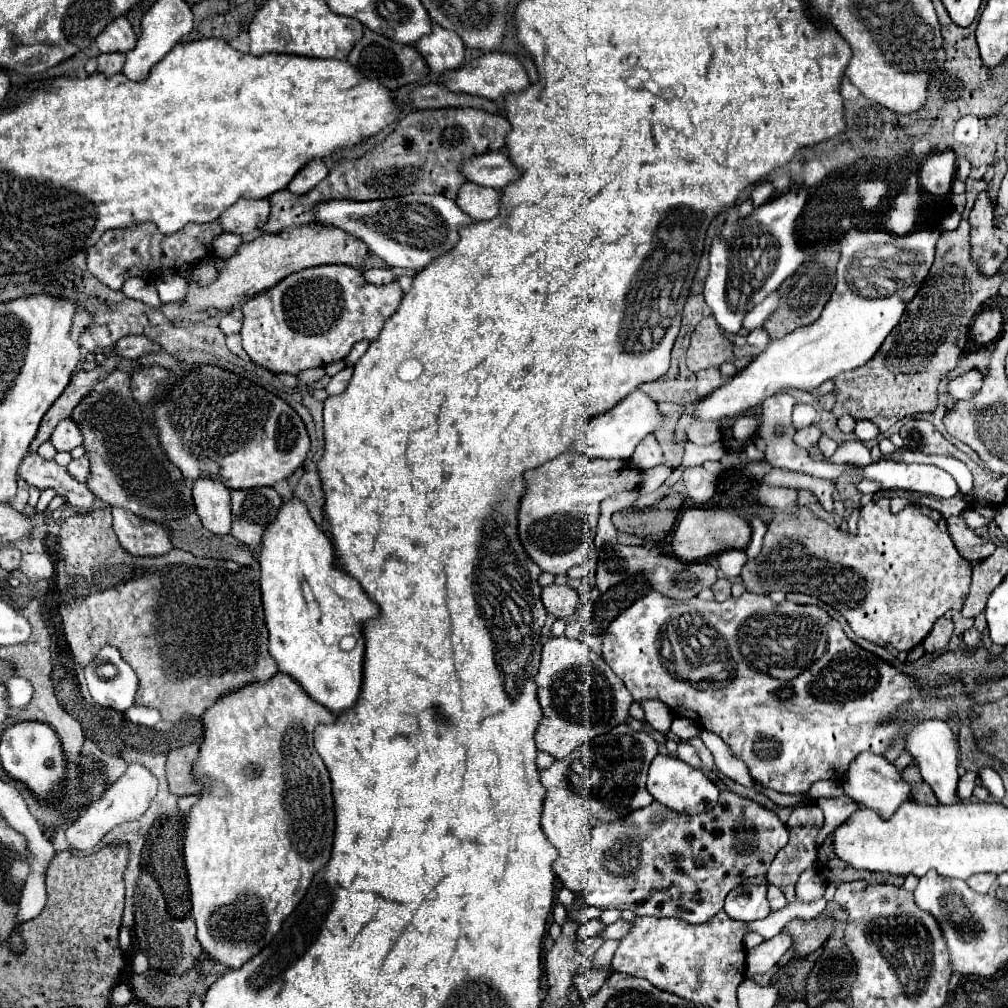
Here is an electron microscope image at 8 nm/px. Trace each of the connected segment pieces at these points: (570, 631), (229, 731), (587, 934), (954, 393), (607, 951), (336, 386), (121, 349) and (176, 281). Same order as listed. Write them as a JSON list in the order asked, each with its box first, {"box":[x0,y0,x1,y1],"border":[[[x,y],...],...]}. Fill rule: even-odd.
[{"box":[542,583,578,636],"border":[[[556,583],[542,587],[542,603],[546,607],[546,613],[566,622],[564,635],[576,636],[578,632],[574,632],[574,623],[569,620],[578,607],[578,593],[572,587],[556,585]]]},{"box":[184,673,336,969],"border":[[[278,673],[270,683],[226,695],[206,711],[202,721],[206,731],[196,775],[208,785],[188,813],[184,833],[192,917],[202,949],[228,969],[240,969],[272,943],[282,923],[304,899],[318,869],[330,861],[336,829],[334,799],[330,775],[314,749],[314,729],[320,723],[334,723],[336,717],[308,699],[298,683]]]},{"box":[578,919,604,939],"border":[[[592,919],[584,925],[580,925],[578,929],[578,937],[580,939],[594,939],[594,937],[602,937],[602,931],[604,931],[604,923],[600,919]]]},{"box":[948,369,984,399],"border":[[[972,369],[960,375],[958,379],[952,379],[948,383],[948,391],[950,391],[950,397],[954,399],[972,399],[980,391],[982,383],[984,383],[984,373]]]},{"box":[592,941,620,967],"border":[[[606,941],[598,951],[596,957],[592,961],[592,967],[610,967],[610,959],[612,959],[612,951],[616,951],[620,941]]]},{"box":[326,367,352,395],"border":[[[352,367],[342,369],[340,373],[336,373],[336,375],[330,379],[330,383],[326,385],[326,393],[328,393],[328,395],[340,395],[340,393],[344,393],[346,387],[348,387],[350,377],[352,377]]]},{"box":[116,335,162,357],"border":[[[130,335],[130,337],[122,337],[116,343],[116,351],[122,357],[140,357],[140,355],[150,355],[150,353],[160,353],[162,347],[148,337],[142,337],[142,335],[132,337]]]},{"box":[156,269,186,303],"border":[[[166,269],[160,279],[156,279],[156,291],[158,291],[158,297],[162,303],[172,303],[172,301],[180,301],[186,293],[186,281],[176,275],[172,275],[170,269]]]}]

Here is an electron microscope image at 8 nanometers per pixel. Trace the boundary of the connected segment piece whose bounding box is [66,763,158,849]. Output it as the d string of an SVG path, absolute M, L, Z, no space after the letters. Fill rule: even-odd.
M132 763L128 765L126 773L112 783L102 799L94 801L80 819L76 819L68 829L66 829L66 839L74 849L92 849L112 827L126 823L126 821L136 821L144 815L144 811L150 807L152 799L158 793L158 779L140 763Z

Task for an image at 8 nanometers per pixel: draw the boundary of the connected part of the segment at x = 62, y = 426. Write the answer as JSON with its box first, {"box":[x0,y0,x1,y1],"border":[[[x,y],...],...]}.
{"box":[50,419,82,451],"border":[[[64,419],[58,423],[58,427],[54,429],[50,441],[54,443],[54,447],[58,451],[72,451],[74,447],[82,445],[82,433],[78,431],[78,425],[72,419]]]}

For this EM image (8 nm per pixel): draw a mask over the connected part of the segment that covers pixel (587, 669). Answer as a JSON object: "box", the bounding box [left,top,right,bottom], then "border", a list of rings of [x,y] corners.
{"box":[534,637,632,759],"border":[[[566,637],[550,639],[542,647],[536,685],[538,703],[544,711],[544,719],[538,723],[534,735],[536,747],[538,751],[550,753],[556,759],[570,755],[588,739],[624,725],[630,717],[632,699],[624,683],[610,671],[610,667],[598,653],[588,649],[580,641]]]}

